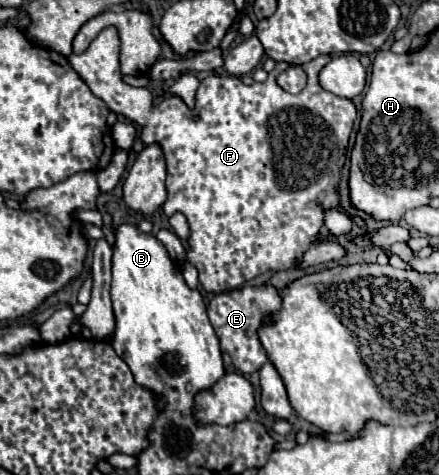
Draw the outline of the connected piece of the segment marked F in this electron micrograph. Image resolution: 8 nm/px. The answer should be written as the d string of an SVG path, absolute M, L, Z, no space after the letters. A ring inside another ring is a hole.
M115 28L103 30L81 56L71 54L69 62L83 78L89 90L101 98L107 108L139 126L143 146L159 144L167 164L167 200L165 214L181 212L189 222L187 262L199 272L199 282L207 292L229 292L269 270L289 270L295 260L317 242L323 224L325 206L337 206L339 170L345 164L345 152L353 122L355 104L325 92L317 80L331 56L319 56L303 66L309 80L303 92L289 94L277 86L275 78L287 64L279 62L261 84L243 84L235 76L207 76L197 90L195 108L187 108L177 96L165 98L157 106L147 104L147 88L133 88L121 80L119 72L119 36Z

